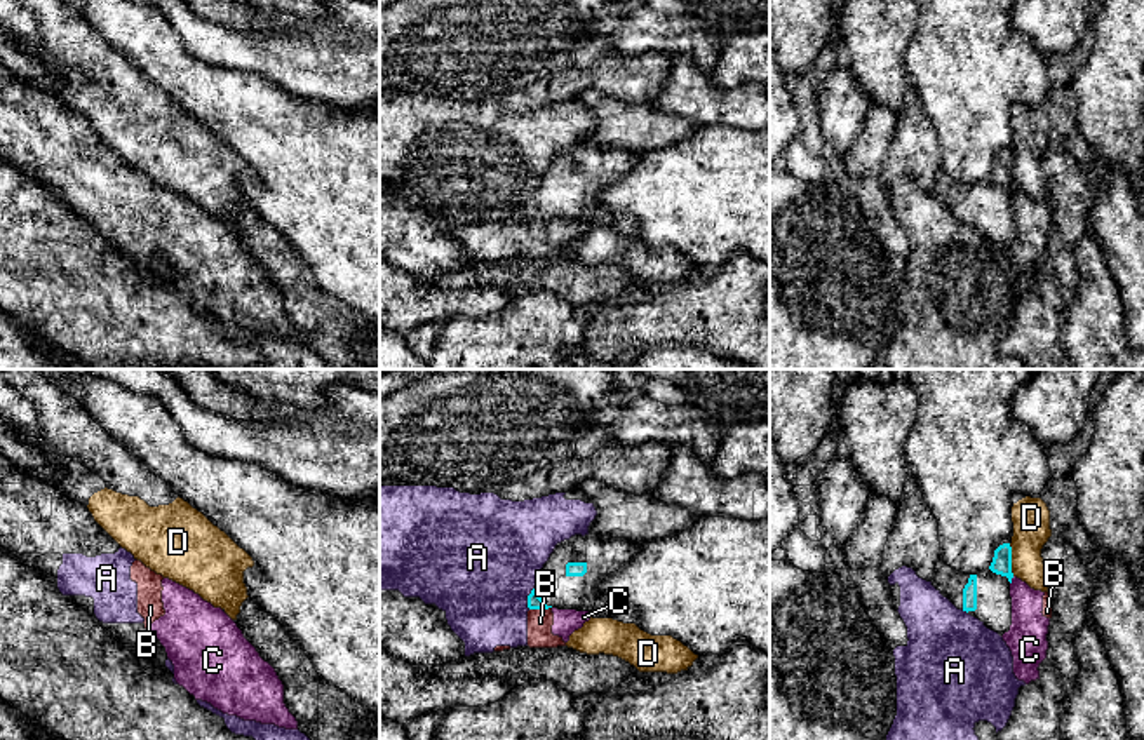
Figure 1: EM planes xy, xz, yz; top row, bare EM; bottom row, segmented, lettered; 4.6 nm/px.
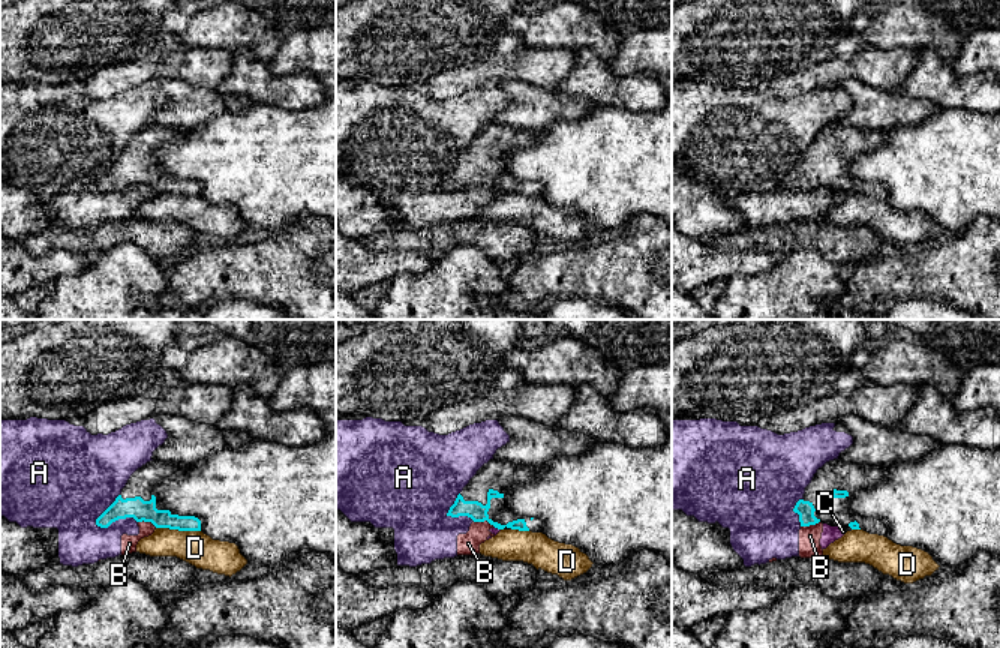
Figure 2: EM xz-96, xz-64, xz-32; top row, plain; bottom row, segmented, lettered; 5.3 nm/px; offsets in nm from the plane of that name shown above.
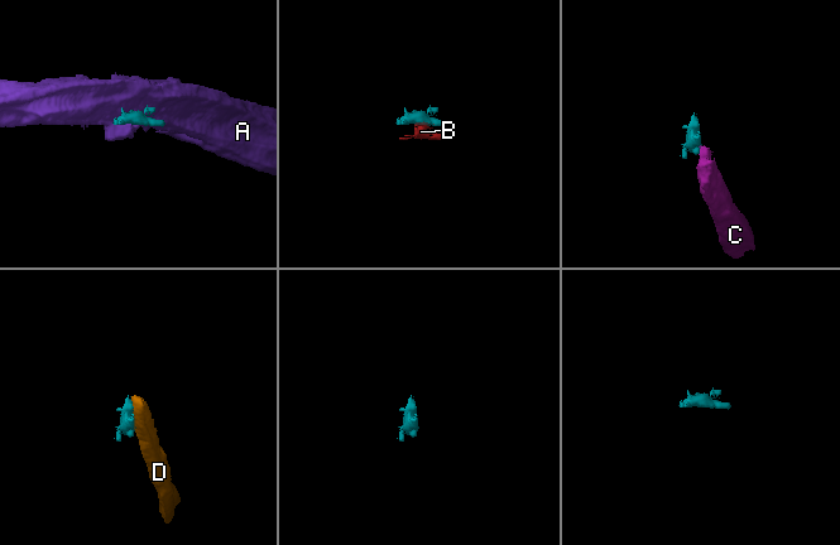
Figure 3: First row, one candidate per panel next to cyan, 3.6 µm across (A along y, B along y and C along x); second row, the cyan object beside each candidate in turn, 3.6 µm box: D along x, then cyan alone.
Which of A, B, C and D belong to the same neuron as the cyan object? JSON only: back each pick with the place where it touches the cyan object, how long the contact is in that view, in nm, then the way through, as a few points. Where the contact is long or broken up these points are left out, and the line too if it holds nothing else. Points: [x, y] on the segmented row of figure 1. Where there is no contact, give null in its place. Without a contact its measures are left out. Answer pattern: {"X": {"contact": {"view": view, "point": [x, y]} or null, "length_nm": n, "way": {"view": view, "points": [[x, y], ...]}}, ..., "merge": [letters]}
{"merge": []}

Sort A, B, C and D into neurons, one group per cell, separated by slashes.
A / B C / D

